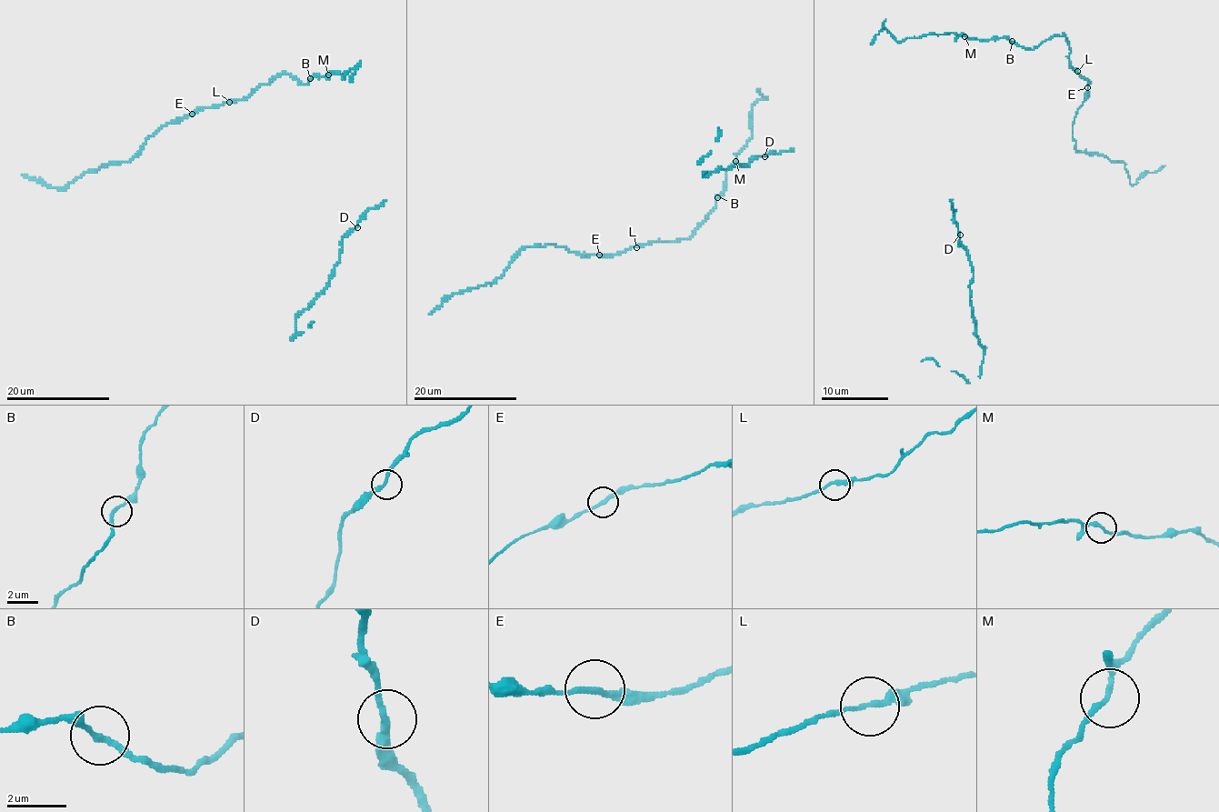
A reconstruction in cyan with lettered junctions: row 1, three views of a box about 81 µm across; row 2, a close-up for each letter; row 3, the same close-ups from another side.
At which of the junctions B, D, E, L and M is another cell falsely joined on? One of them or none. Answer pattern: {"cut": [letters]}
{"cut": []}

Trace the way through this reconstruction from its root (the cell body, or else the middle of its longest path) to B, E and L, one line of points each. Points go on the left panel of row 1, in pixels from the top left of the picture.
B: (322, 75), (310, 78)
E: (322, 75), (313, 75), (303, 85), (290, 75), (278, 75), (247, 97), (198, 108), (192, 114)
L: (322, 75), (313, 75), (303, 85), (290, 75), (278, 75), (247, 97), (229, 102)

